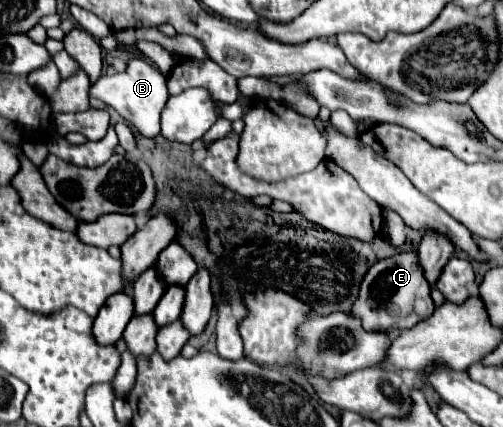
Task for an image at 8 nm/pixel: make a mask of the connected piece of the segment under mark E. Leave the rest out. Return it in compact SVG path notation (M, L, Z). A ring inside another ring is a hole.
M410 247L370 267L360 285L360 295L352 307L352 315L362 321L366 331L410 329L434 311L430 289L432 285L422 275L422 265L418 263L416 247Z

